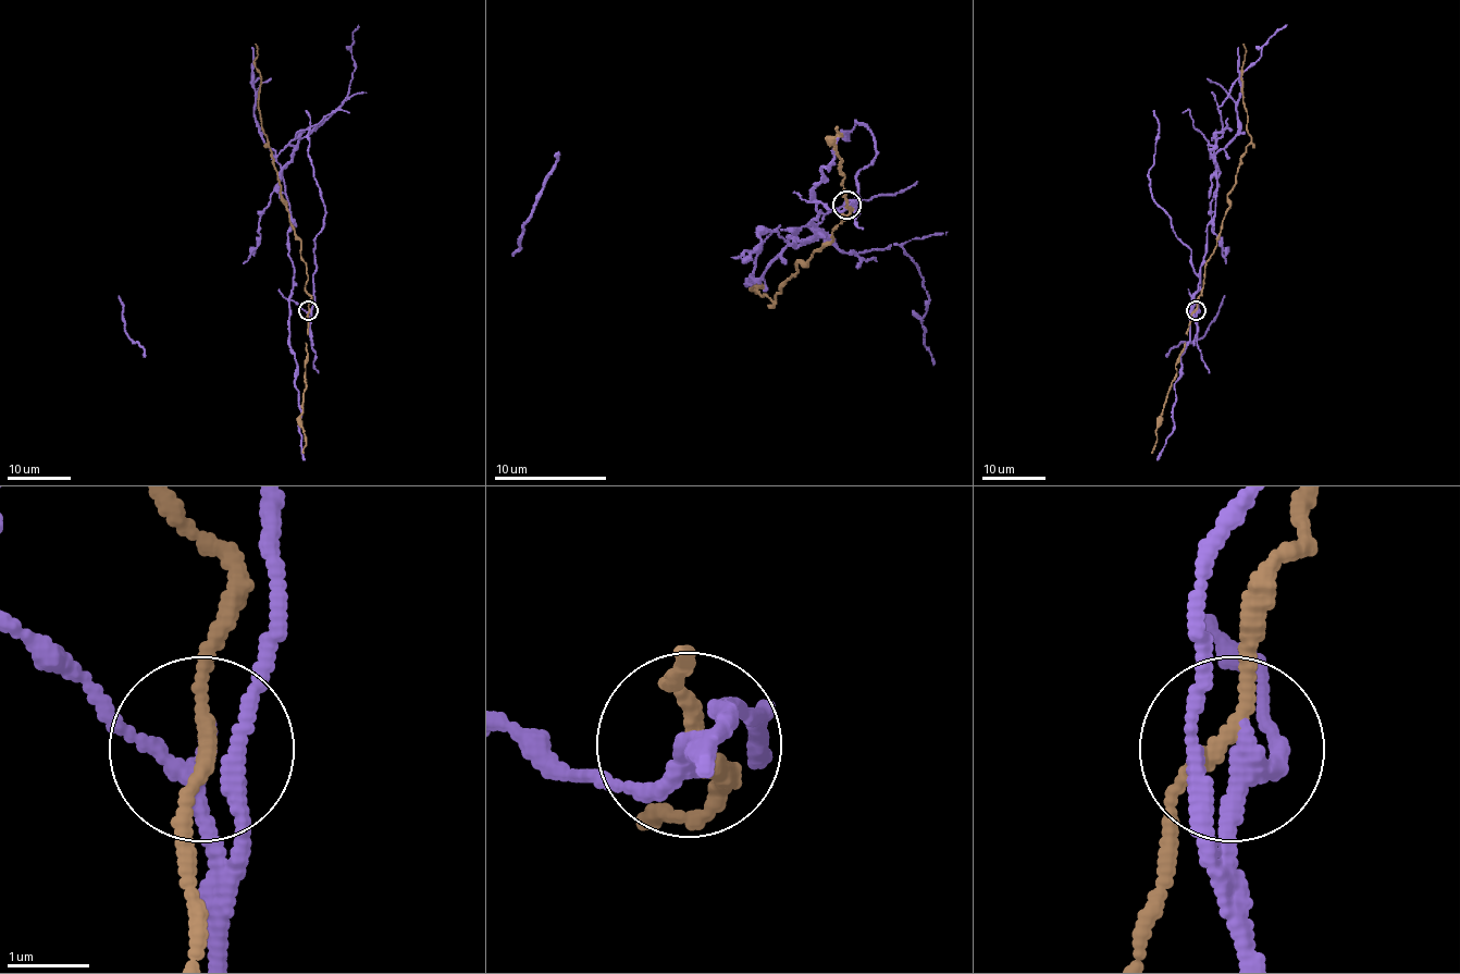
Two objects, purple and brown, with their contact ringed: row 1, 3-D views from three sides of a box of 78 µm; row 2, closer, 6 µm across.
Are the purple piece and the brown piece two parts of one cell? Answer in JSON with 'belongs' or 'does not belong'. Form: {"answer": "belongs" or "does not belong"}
{"answer": "does not belong"}

